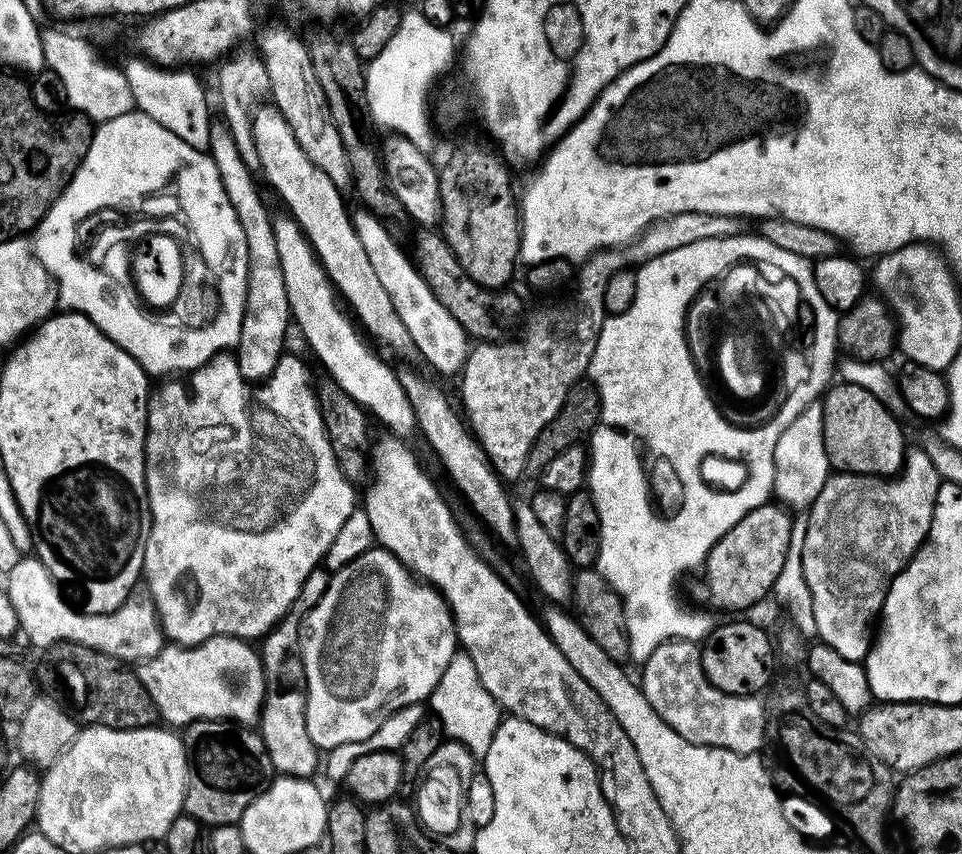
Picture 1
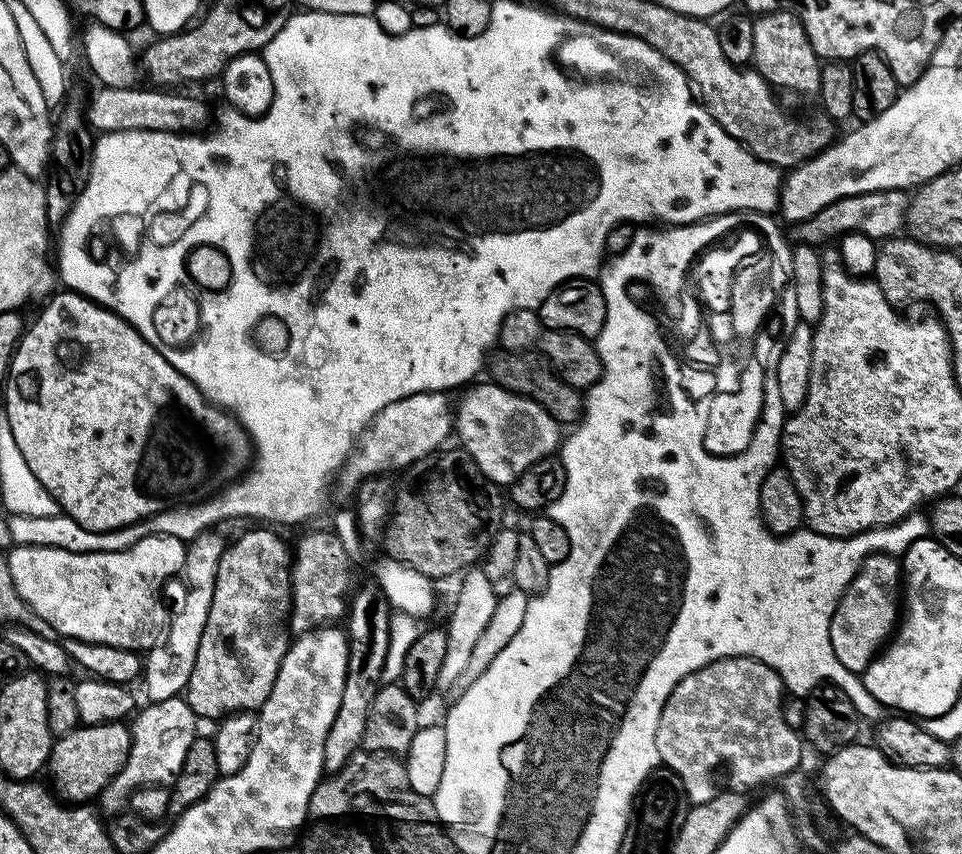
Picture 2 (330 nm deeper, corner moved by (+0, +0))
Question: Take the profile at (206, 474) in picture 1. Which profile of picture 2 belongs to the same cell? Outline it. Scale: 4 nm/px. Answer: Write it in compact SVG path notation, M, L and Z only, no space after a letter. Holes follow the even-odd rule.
M419 392L403 396L398 402L390 402L390 406L383 408L372 419L371 425L365 428L348 463L339 473L338 484L344 488L356 490L371 477L391 473L391 468L408 468L411 464L426 459L428 455L431 457L433 454L439 453L447 445L444 443L447 442L448 435L451 437L454 432L454 408L451 403L448 405L448 398L442 392Z

